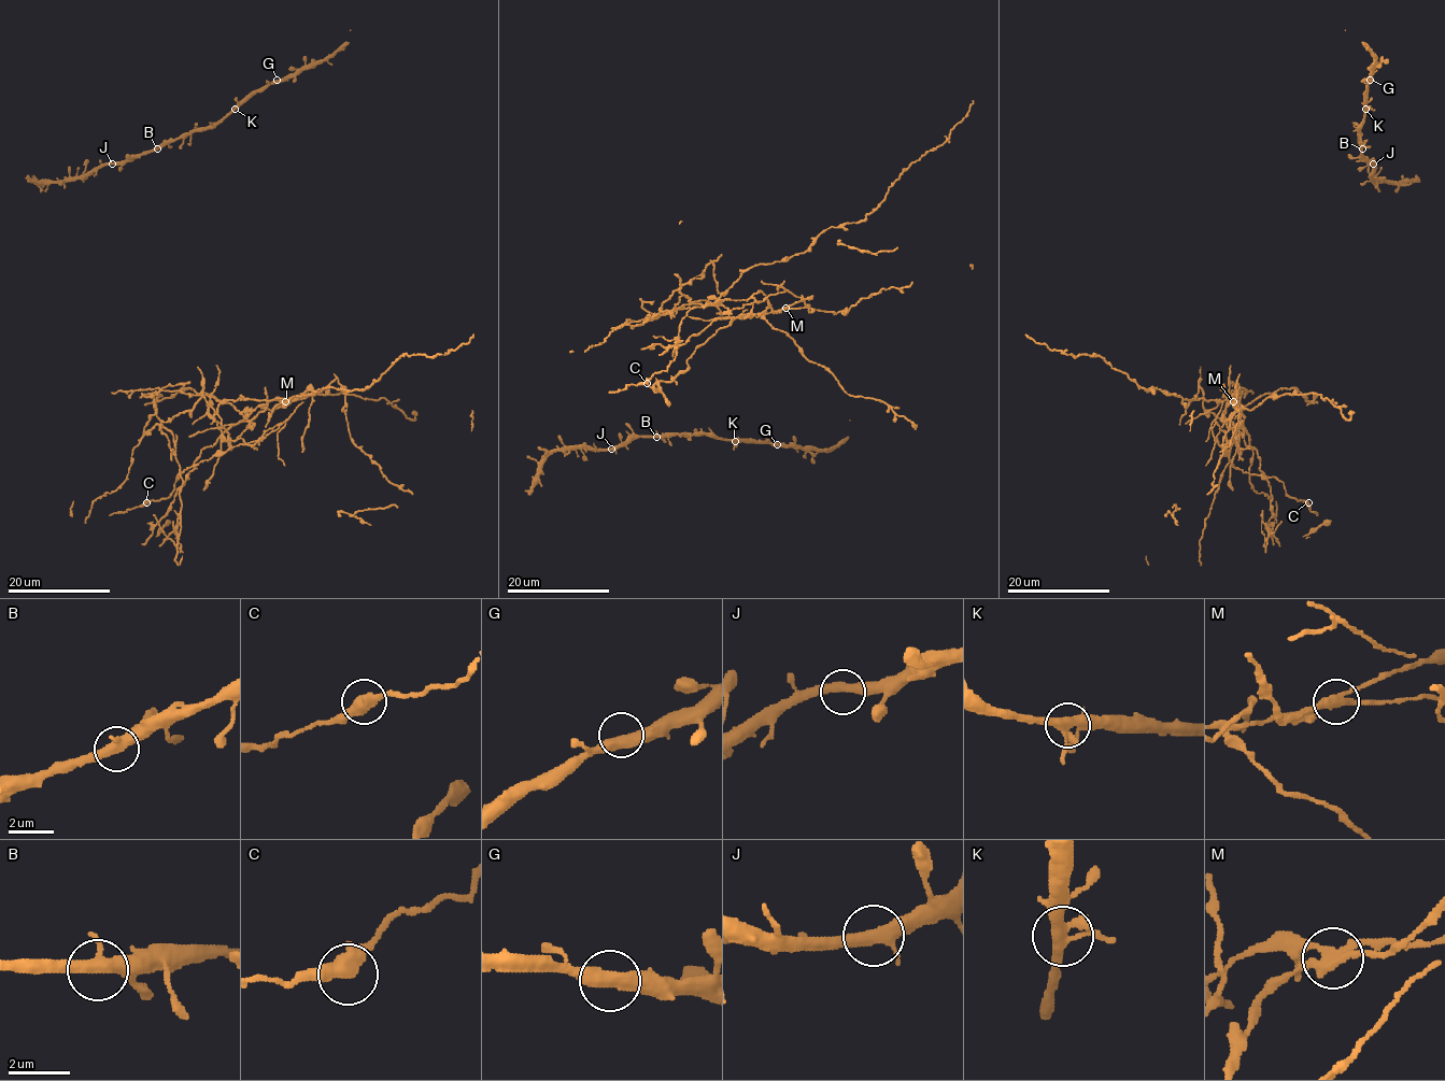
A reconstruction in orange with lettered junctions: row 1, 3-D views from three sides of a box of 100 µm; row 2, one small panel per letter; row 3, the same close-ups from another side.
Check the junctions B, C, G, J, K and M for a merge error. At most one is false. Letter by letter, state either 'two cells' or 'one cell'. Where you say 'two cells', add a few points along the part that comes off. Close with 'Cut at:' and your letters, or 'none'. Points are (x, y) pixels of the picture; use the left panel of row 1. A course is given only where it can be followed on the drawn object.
B: one cell
C: one cell
G: one cell
J: one cell
K: one cell
M: two cells; foreign part runs (286, 401), (222, 425), (226, 438), (209, 412), (213, 397), (369, 386), (401, 356), (444, 355), (472, 335)
Cut at: M

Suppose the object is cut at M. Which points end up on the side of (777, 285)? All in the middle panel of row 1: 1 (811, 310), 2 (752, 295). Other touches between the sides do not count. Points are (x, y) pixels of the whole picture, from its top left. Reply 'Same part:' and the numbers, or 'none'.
Same part: 1

